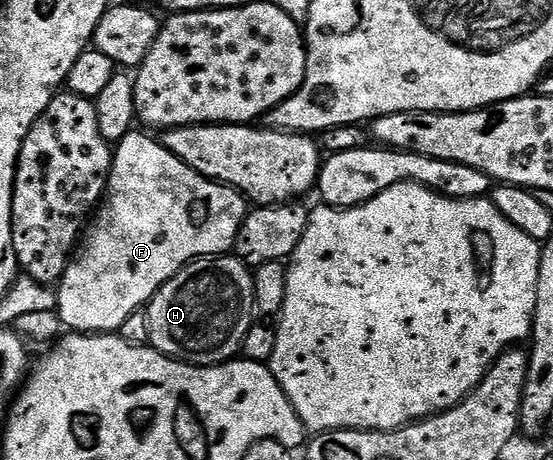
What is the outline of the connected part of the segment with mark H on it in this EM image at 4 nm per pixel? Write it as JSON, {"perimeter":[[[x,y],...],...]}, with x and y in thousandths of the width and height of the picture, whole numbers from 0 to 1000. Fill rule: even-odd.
{"perimeter":[[[425,554],[356,559],[324,585],[289,626],[264,665],[268,750],[302,776],[333,783],[338,793],[403,793],[421,783],[456,715],[456,687],[465,687],[458,587]]]}

